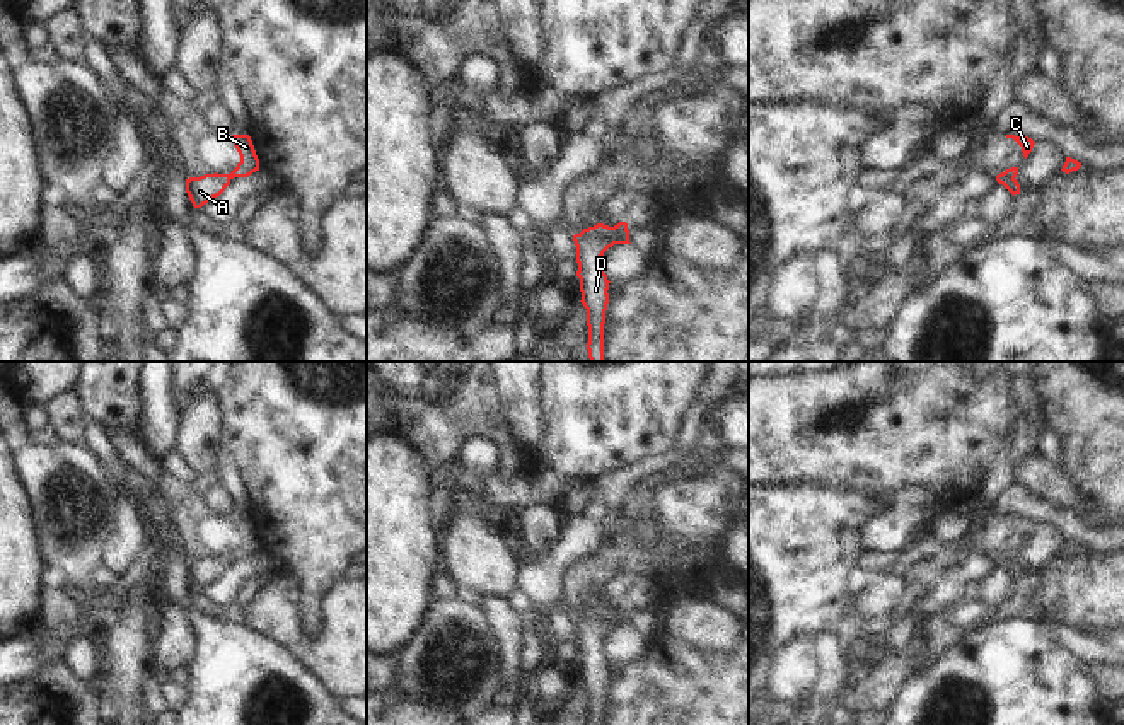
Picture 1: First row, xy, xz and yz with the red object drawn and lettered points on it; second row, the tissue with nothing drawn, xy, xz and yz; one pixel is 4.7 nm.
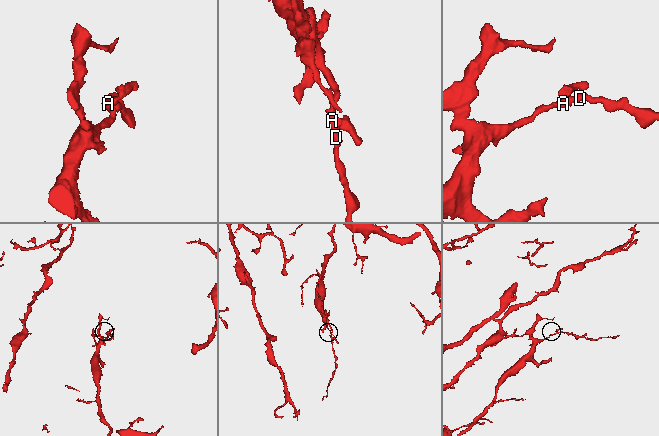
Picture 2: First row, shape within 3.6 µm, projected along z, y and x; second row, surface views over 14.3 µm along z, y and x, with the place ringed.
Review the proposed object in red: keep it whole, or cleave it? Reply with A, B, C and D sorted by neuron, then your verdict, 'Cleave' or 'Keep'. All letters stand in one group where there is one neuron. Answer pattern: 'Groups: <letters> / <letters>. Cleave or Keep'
Groups: A D / B C. Cleave.

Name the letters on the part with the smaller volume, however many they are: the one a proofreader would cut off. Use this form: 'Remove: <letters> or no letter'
Remove: B, C

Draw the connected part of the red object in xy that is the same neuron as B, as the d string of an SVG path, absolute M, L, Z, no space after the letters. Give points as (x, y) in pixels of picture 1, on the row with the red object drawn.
M232 135L232 142L240 155L240 162L229 176L232 179L247 177L252 172L259 171L259 159L256 155L251 136L249 135Z

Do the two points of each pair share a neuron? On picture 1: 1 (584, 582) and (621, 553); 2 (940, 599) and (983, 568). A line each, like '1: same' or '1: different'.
1: same
2: same

